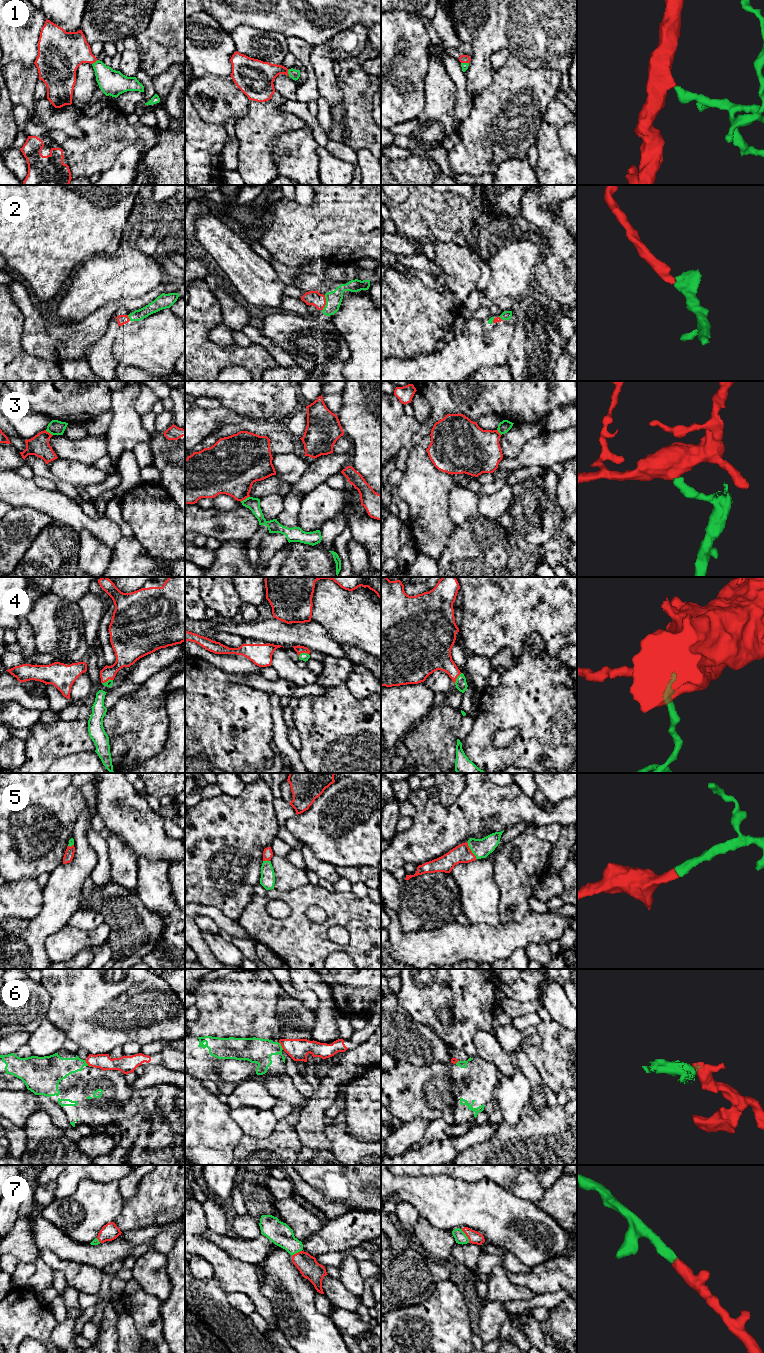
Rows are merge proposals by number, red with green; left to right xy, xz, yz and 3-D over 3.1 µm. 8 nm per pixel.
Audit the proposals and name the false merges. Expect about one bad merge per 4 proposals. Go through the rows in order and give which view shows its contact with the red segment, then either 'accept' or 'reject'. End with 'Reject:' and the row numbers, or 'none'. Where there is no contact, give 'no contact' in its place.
1: contact in xz; accept
2: contact in xz; accept
3: contact in xz; reject
4: contact in xz; accept
5: contact in yz; accept
6: contact in xy; reject
7: contact in yz; accept
Reject: 3, 6

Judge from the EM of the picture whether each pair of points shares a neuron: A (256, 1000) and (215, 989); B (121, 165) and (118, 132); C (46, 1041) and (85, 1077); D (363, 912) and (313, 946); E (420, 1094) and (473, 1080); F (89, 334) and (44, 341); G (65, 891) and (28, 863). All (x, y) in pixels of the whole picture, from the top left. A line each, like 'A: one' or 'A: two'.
A: one
B: two
C: two
D: one
E: one
F: one
G: two

